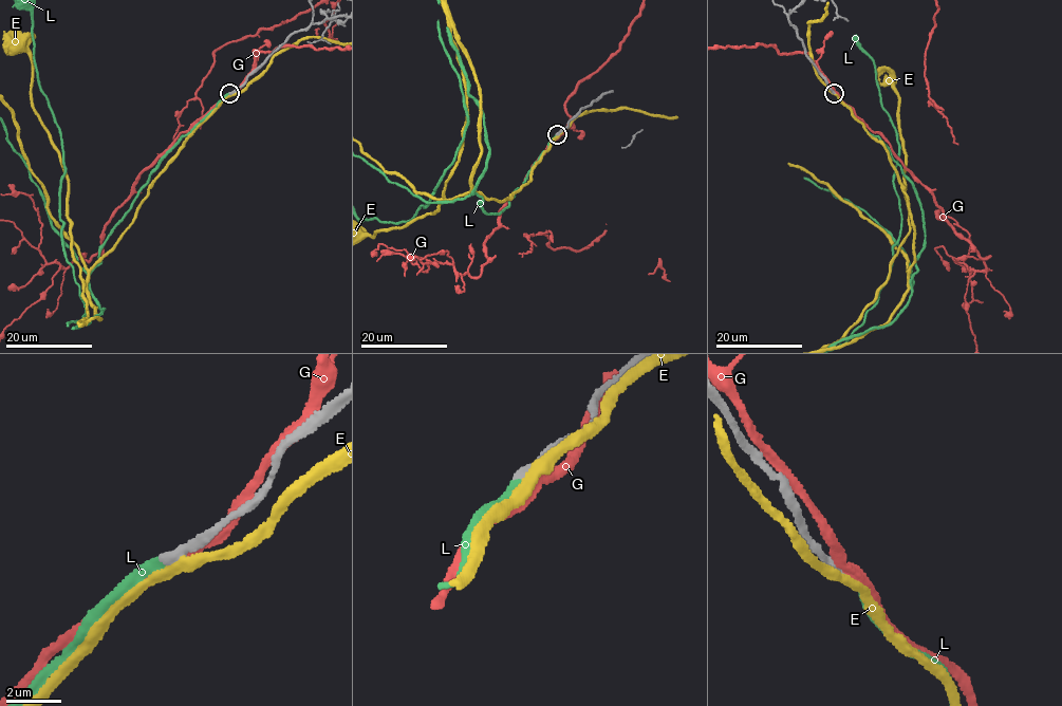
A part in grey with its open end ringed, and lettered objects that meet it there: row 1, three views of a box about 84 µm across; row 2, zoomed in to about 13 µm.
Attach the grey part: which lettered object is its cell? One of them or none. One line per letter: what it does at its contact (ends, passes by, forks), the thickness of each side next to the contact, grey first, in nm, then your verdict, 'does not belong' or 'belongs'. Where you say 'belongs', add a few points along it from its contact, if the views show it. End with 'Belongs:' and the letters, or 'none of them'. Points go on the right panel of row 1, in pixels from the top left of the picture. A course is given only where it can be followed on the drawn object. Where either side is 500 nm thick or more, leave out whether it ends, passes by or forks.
E: it passes by | 440/380 nm | does not belong
G: it passes by | 440/320 nm | does not belong
L: it ends | 440/300 nm | belongs
Belongs: L

